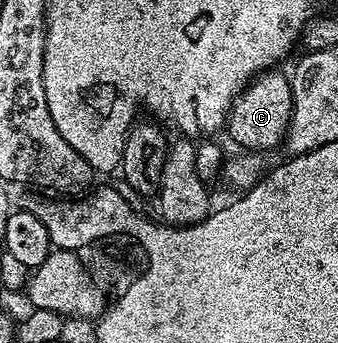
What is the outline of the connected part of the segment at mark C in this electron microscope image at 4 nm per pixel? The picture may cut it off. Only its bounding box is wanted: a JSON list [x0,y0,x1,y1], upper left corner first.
[225,71,293,155]

